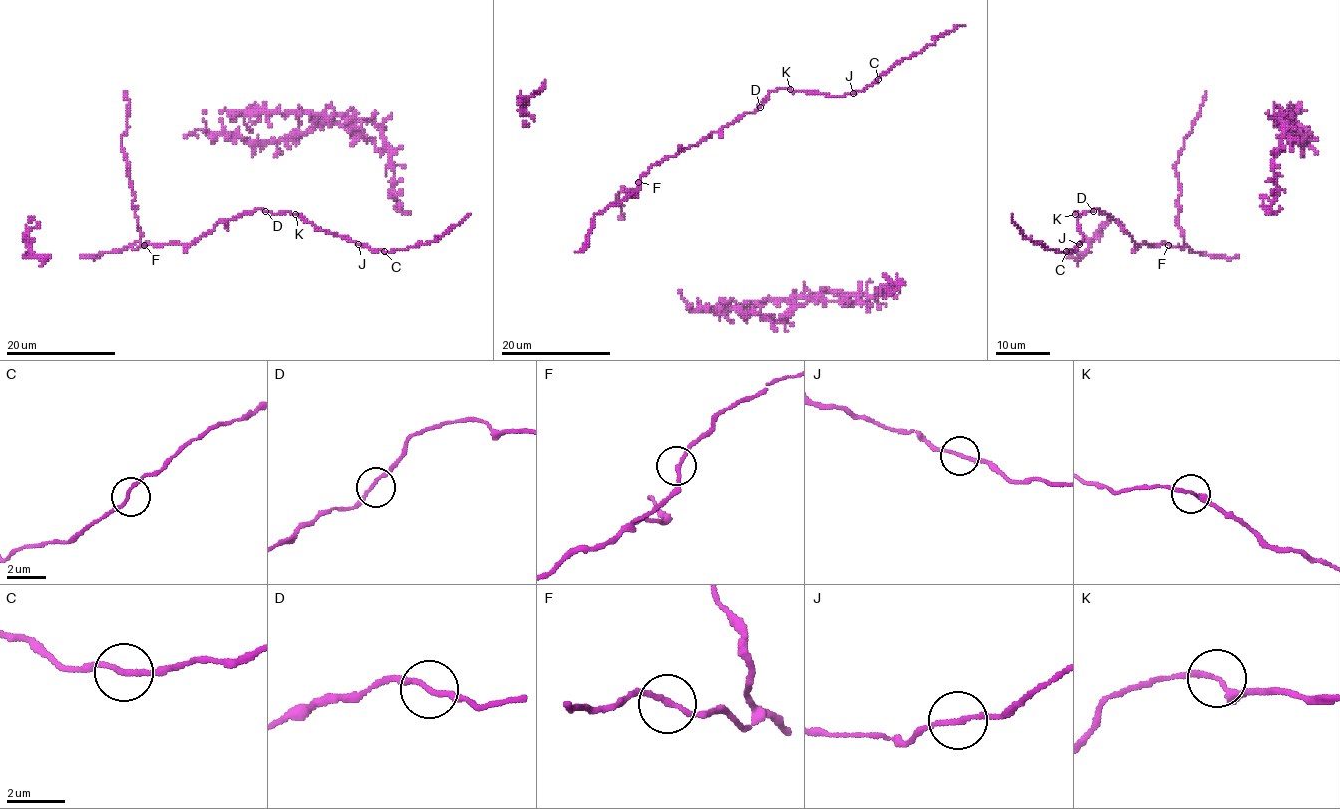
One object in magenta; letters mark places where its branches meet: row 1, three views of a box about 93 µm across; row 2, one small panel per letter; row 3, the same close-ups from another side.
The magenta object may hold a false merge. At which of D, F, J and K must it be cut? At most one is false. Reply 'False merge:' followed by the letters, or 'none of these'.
False merge: none of these

